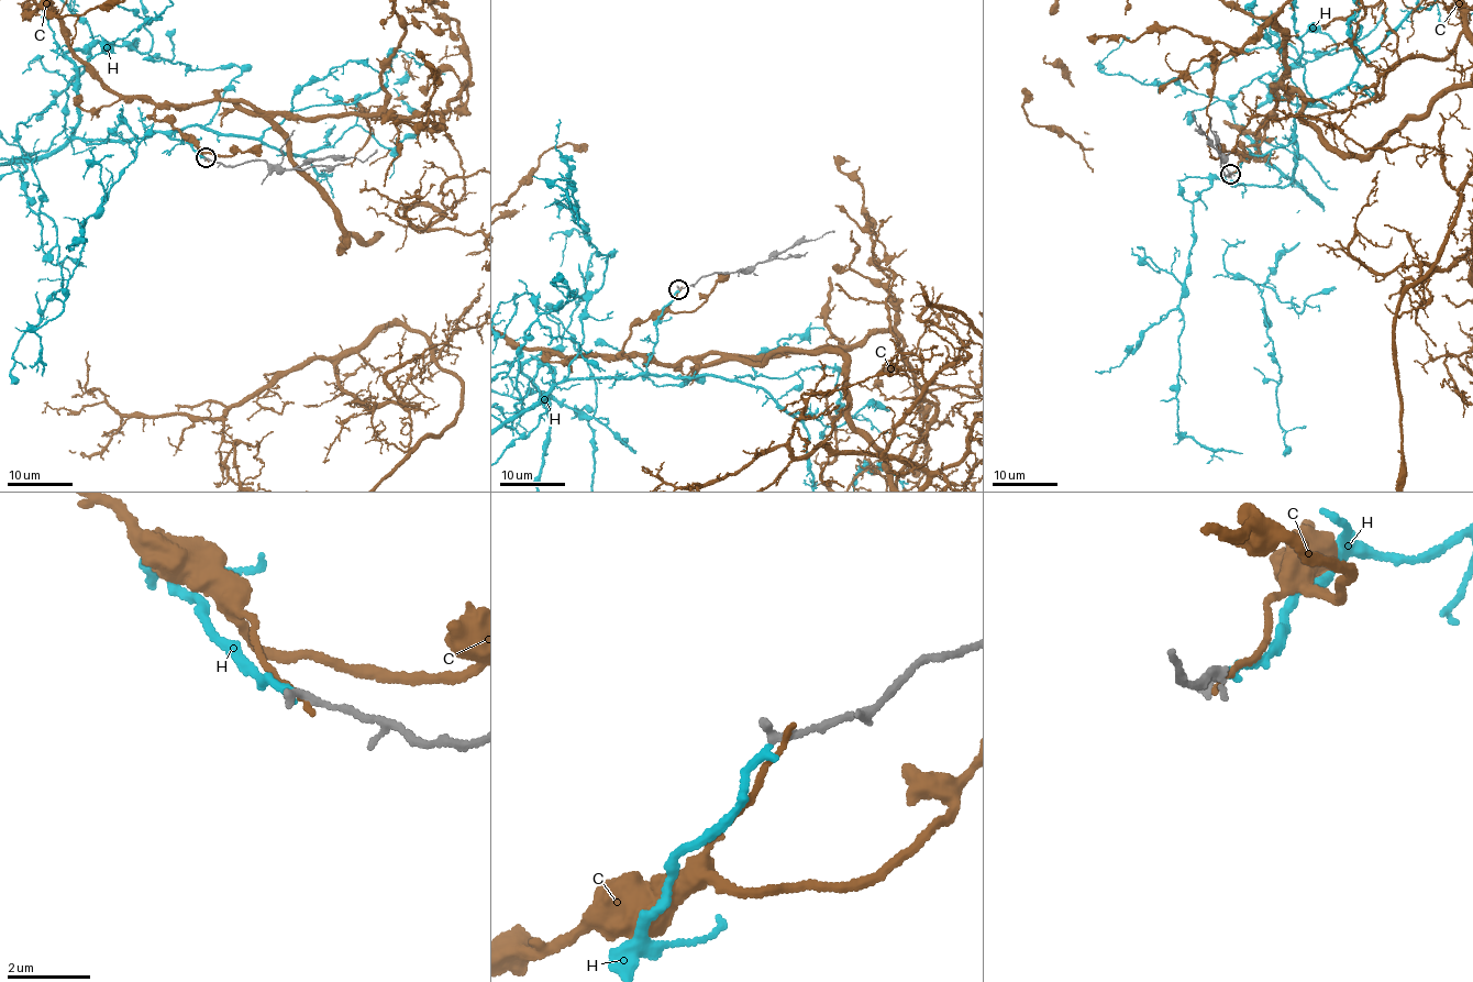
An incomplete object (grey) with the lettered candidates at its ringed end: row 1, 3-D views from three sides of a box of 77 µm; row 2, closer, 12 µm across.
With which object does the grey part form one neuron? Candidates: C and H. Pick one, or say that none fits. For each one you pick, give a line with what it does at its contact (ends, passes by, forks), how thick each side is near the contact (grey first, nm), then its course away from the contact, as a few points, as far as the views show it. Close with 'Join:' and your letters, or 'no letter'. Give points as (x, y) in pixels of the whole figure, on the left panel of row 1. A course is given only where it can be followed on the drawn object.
H: it ends | 220/190 nm
Join: H

